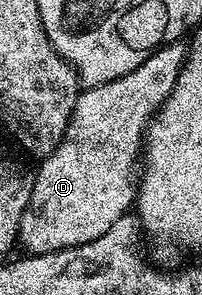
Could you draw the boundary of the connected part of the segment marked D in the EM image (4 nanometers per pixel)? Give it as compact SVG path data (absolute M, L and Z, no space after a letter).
M183 44L165 45L163 49L151 53L125 77L85 88L77 97L64 138L56 150L39 162L40 170L34 173L32 197L28 200L28 208L22 215L18 230L19 244L24 244L29 254L56 253L59 249L90 243L106 235L113 223L133 208L138 188L138 166L142 161L142 146L148 122L168 98L174 83L180 80L185 56Z

